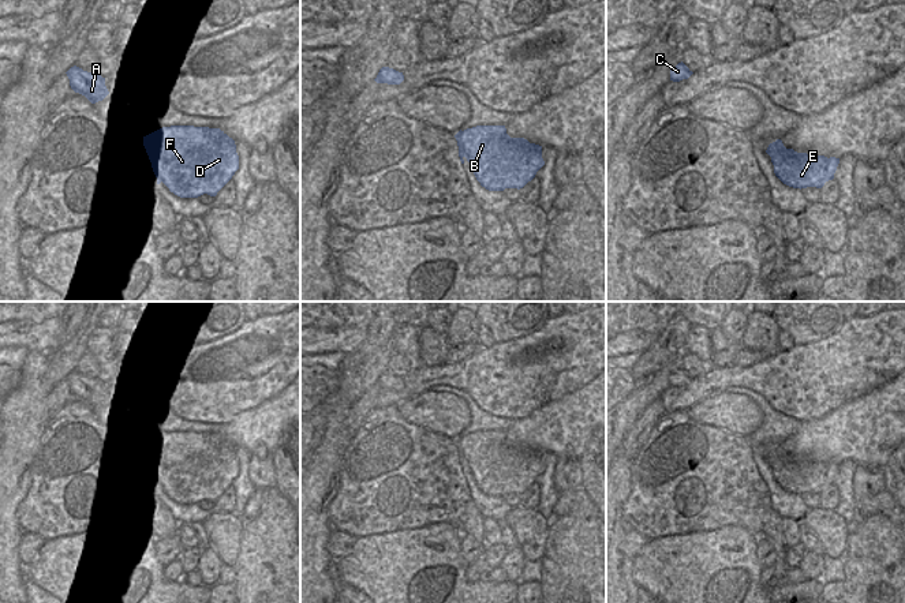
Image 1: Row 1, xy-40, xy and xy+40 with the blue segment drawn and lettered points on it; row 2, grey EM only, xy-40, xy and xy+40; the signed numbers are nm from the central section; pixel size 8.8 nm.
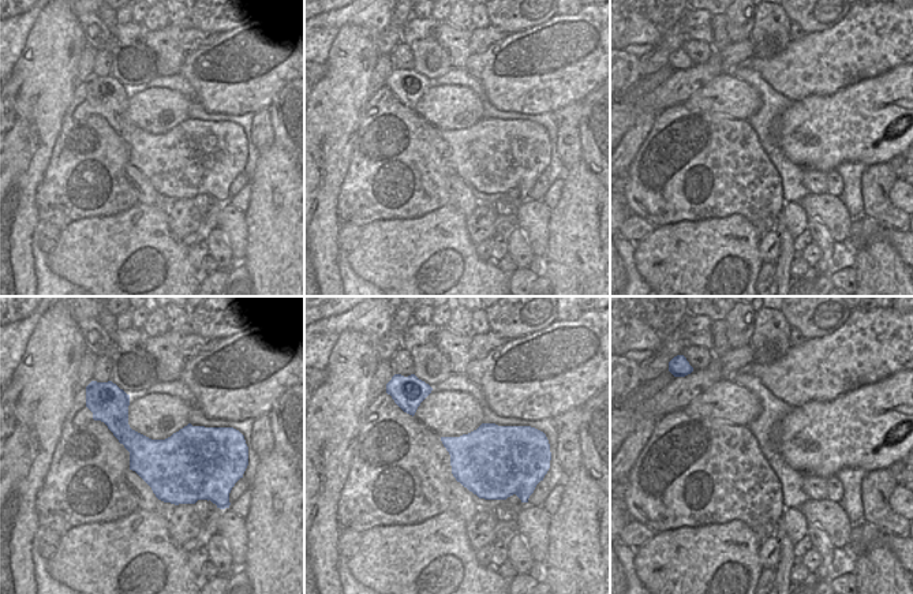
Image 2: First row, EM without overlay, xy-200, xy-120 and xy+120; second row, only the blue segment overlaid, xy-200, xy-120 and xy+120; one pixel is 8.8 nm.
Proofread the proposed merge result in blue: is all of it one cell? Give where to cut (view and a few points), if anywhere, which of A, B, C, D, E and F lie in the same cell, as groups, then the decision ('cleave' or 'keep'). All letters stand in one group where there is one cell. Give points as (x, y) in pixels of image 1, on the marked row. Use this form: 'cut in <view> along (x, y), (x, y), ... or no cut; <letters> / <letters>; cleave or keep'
no cut; A B C D E F; keep

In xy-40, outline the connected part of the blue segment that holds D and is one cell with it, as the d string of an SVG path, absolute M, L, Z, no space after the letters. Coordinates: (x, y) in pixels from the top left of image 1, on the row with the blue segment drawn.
M171 126L143 136L157 184L161 181L180 198L216 196L239 169L236 145L220 128Z

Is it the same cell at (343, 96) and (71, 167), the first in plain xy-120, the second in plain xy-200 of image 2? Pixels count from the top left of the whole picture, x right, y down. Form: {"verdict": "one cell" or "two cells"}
{"verdict": "two cells"}

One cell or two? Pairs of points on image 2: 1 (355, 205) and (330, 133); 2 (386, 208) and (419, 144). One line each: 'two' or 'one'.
1: two
2: one

